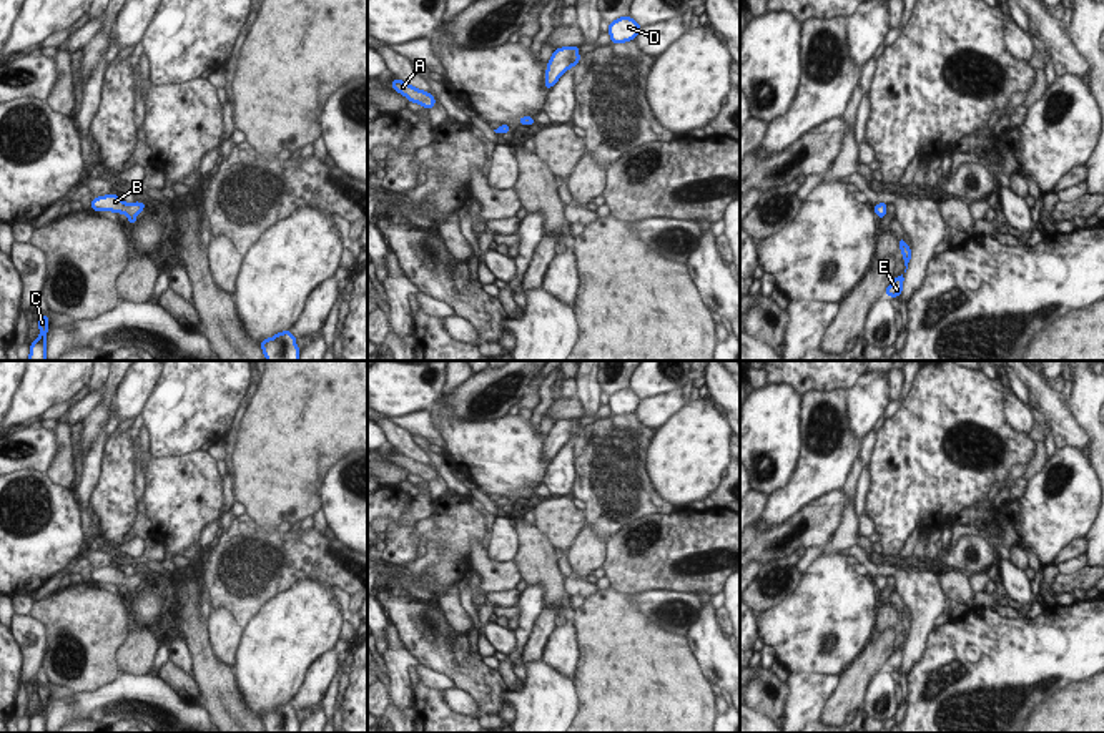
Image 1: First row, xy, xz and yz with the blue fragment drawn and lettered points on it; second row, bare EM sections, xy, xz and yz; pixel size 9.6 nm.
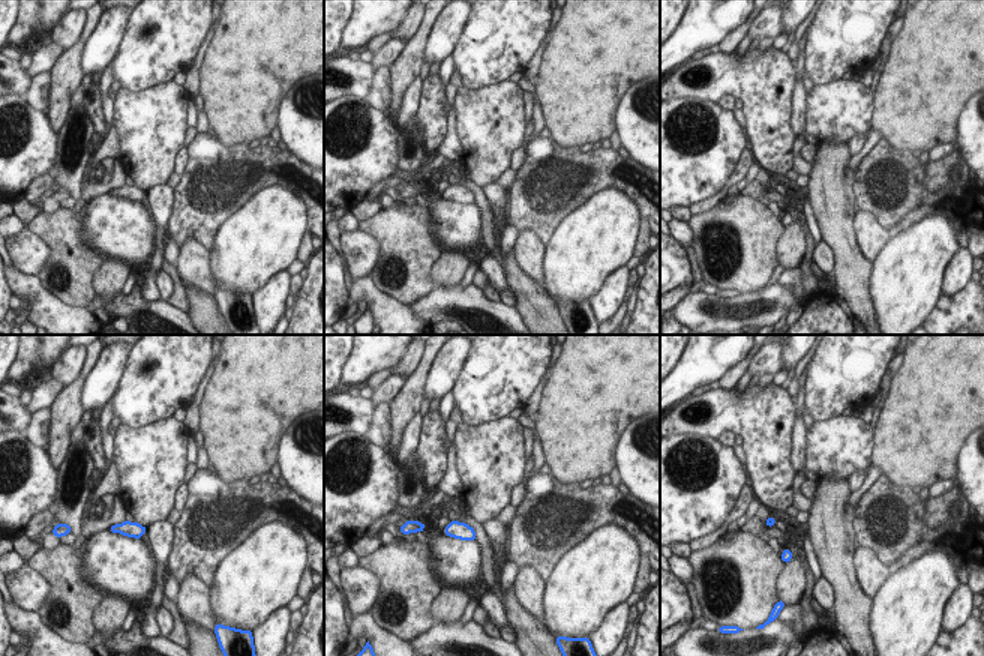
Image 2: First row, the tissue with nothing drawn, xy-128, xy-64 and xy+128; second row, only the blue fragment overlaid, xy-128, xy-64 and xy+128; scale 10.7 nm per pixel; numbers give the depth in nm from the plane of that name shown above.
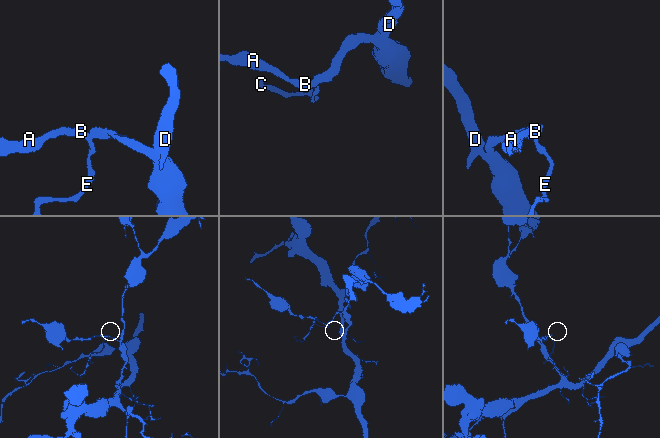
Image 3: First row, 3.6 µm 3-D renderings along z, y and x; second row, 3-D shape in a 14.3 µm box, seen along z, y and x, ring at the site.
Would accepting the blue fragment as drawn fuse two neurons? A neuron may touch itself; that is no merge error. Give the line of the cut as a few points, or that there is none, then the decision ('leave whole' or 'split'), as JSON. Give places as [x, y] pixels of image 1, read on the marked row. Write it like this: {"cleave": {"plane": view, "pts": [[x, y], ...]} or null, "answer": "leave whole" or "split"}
{"cleave": null, "answer": "leave whole"}

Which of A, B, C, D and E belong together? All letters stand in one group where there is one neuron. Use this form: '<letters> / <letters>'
A B C D E

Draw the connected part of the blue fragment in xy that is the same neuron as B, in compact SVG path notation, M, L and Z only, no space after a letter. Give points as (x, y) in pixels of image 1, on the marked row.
M106 194L93 198L91 209L93 211L113 211L113 213L123 213L128 216L130 224L136 224L135 216L143 211L146 204L135 201L133 204L126 204L120 196L116 194Z

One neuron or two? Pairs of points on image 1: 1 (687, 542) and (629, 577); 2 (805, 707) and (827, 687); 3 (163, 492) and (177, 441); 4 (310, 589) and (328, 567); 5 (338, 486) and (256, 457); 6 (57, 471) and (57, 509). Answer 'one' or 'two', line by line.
1: one
2: one
3: two
4: two
5: two
6: two

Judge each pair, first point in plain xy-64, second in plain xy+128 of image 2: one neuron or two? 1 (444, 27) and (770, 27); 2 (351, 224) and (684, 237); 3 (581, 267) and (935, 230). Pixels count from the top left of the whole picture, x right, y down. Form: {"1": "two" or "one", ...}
{"1": "two", "2": "two", "3": "one"}

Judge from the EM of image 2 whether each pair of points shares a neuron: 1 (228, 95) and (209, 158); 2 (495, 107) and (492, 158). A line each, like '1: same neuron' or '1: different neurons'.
1: different neurons
2: same neuron

